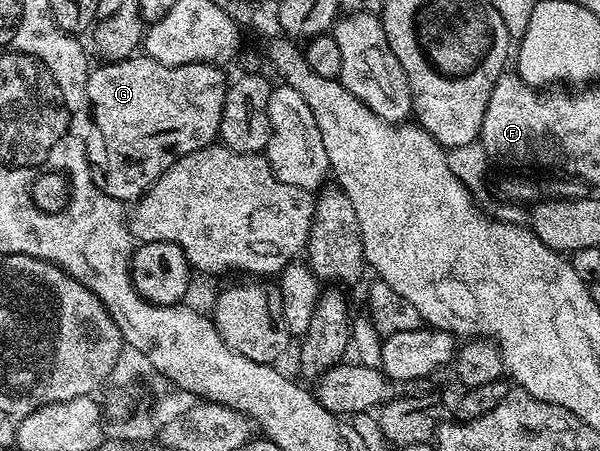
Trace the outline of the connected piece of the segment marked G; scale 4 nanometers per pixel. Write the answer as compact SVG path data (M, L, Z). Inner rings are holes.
M144 53L100 65L90 70L85 96L105 151L90 150L89 162L97 188L129 205L149 191L179 157L210 146L220 136L227 78L215 63L172 67Z

